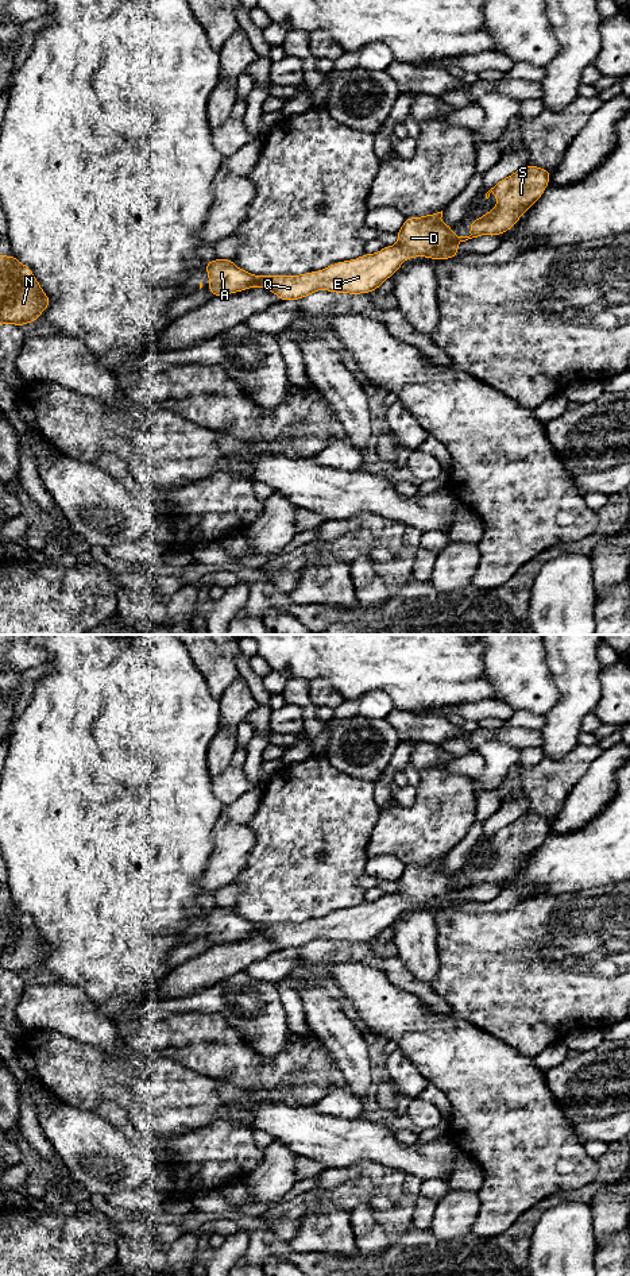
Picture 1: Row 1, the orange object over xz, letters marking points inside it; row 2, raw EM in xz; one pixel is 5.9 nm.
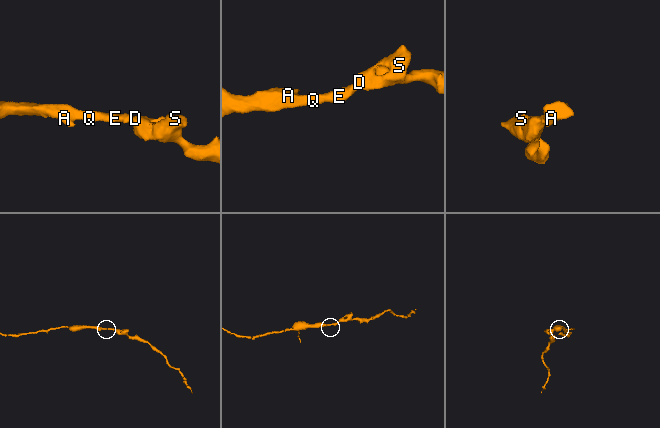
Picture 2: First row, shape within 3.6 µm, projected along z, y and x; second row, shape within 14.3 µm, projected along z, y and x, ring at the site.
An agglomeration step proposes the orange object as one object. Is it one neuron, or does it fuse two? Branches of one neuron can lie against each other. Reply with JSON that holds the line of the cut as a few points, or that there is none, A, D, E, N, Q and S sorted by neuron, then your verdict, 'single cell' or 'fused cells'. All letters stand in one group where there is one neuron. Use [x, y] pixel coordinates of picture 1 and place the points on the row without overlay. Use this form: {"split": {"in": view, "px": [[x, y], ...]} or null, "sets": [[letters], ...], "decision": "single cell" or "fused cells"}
{"split": null, "sets": [["A", "D", "E", "N", "Q", "S"]], "decision": "single cell"}

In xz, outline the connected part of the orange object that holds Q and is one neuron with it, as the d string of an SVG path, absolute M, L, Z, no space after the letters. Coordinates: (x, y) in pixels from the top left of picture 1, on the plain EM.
M522 814L514 822L495 832L487 841L498 845L495 856L469 872L469 884L455 884L452 874L442 872L442 859L422 866L405 867L398 891L376 902L337 910L320 920L301 924L252 924L235 914L232 907L206 910L209 940L214 945L260 934L282 949L299 948L317 938L336 941L371 941L394 924L399 914L414 905L449 907L460 903L456 894L480 883L502 883L542 844L550 829L550 820L538 814Z

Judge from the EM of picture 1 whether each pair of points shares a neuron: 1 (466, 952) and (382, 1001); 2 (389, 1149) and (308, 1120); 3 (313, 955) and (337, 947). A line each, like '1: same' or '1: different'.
1: different
2: same
3: same

